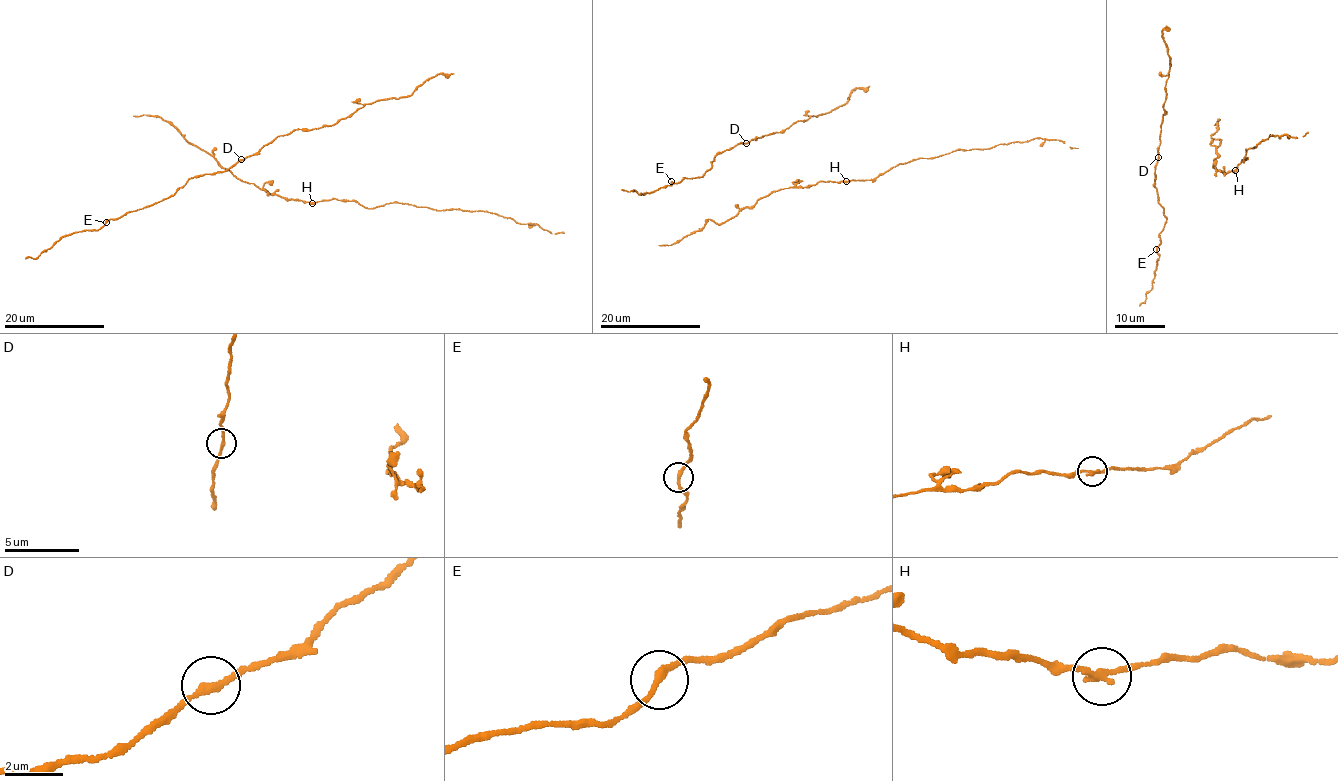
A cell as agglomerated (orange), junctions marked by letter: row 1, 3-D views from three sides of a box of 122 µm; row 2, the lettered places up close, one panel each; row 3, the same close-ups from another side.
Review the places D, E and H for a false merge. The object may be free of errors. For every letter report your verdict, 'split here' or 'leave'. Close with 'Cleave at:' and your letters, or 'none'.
D: leave
E: leave
H: split here
Cleave at: H

